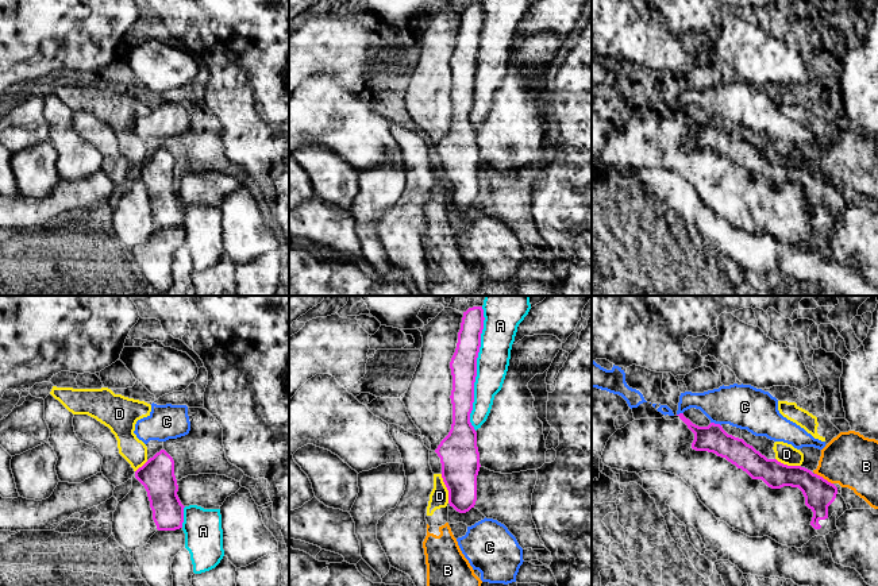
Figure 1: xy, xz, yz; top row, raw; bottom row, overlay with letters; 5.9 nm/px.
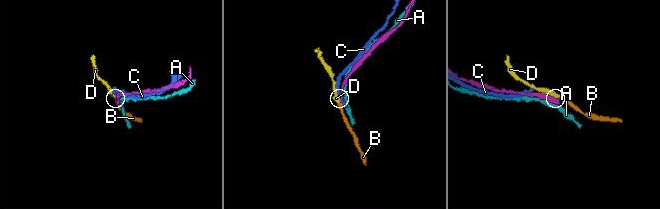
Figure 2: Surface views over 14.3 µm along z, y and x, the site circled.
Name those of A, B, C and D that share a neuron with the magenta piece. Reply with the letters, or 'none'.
none

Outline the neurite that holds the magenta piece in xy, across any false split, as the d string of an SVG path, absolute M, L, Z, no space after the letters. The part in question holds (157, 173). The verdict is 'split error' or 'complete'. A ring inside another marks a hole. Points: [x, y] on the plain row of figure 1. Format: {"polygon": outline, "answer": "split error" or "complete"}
{"polygon": "M161 147L135 169L135 176L145 184L158 228L182 225L184 203L177 189L174 158Z", "answer": "complete"}

